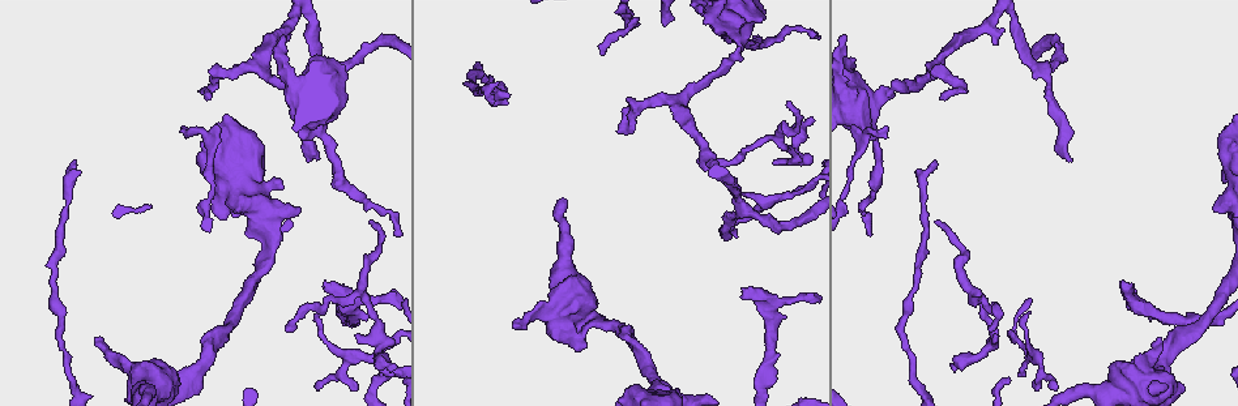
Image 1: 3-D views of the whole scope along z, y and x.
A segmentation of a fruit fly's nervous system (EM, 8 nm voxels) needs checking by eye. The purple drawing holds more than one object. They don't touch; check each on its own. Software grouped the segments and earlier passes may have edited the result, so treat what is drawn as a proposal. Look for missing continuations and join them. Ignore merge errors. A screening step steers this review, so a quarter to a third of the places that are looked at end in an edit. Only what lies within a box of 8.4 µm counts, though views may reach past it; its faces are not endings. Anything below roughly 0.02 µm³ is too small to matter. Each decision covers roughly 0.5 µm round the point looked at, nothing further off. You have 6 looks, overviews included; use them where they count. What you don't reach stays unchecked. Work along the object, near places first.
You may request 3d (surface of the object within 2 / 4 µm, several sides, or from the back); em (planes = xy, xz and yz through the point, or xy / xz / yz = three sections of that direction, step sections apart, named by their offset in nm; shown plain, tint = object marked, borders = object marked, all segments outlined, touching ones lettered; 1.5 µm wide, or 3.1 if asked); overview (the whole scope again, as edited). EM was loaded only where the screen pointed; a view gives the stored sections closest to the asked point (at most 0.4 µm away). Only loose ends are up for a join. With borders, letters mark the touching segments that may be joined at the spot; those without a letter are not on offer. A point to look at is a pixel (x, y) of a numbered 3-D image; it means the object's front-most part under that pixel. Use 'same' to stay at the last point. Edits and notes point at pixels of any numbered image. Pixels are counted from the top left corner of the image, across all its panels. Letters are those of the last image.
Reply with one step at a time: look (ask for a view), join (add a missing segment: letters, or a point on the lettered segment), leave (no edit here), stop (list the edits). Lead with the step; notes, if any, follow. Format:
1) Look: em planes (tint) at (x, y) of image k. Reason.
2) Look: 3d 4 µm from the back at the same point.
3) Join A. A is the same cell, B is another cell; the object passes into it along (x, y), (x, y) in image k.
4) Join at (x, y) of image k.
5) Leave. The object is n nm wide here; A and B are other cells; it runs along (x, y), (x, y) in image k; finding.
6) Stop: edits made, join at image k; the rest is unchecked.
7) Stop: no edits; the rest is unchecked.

Look: em xz step 8 (borders) at (371, 219) of image 1. Branch stops here.

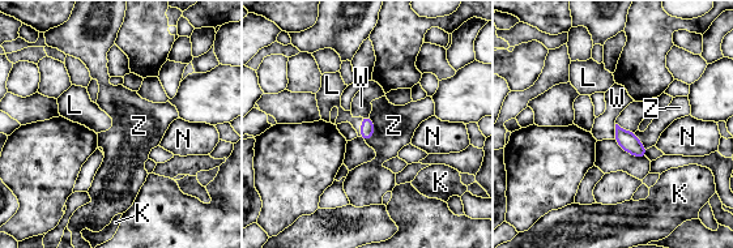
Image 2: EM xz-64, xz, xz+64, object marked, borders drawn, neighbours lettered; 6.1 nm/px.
Look: em planes (borders) at the same point. Another direction.

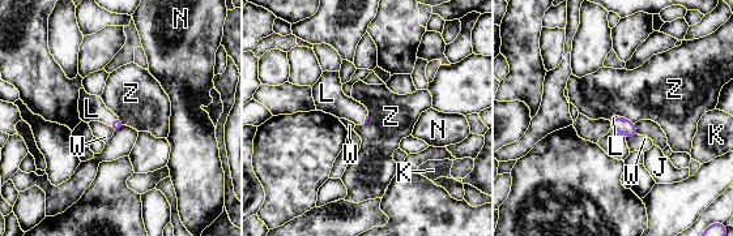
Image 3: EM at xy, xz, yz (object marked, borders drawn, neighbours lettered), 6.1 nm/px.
Join L. L is the same cell, J, K, N, W and Z are other cells; the object passes into it along (116, 124), (113, 120), (92, 108) in image 3; it goes on there.

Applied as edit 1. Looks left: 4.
Look: 3d 4 µm at (326, 285) of image 1. Free end.

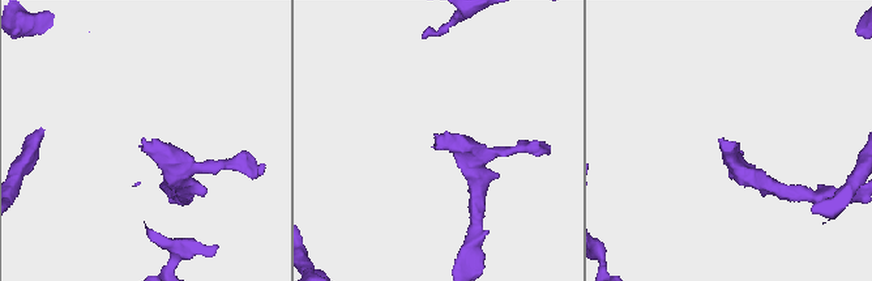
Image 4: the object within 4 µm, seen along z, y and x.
Look: em planes (borders) at (736, 143) of image 4.

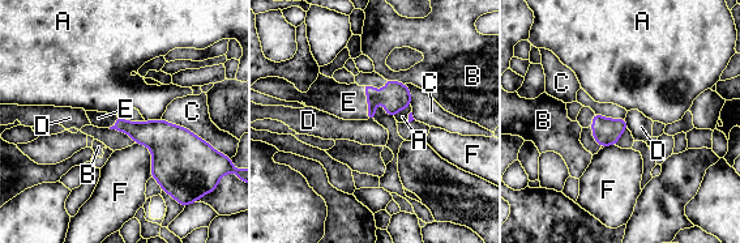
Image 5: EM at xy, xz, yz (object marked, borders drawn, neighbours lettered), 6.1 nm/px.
Join E. E is the same cell, A, B, C, D and F are other cells; the object passes into it along (396, 96), (368, 103), (349, 102) in image 5; the neuron continues.

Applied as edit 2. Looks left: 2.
Stop: edits made, join at image 3, join at image 5; the rest is unchecked.

